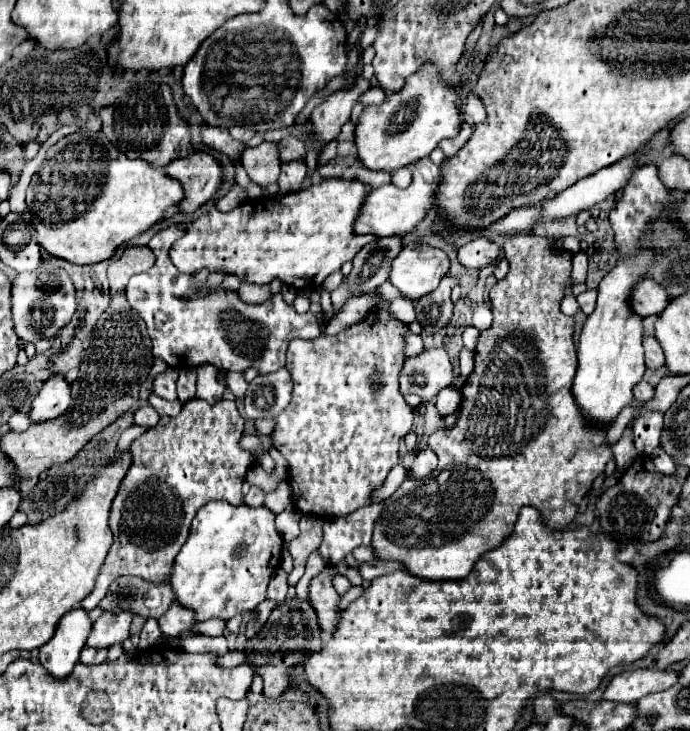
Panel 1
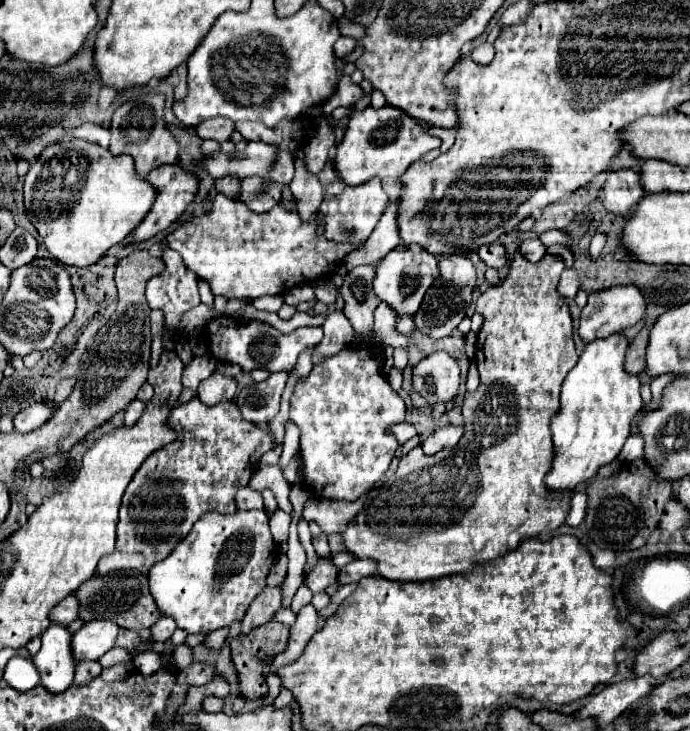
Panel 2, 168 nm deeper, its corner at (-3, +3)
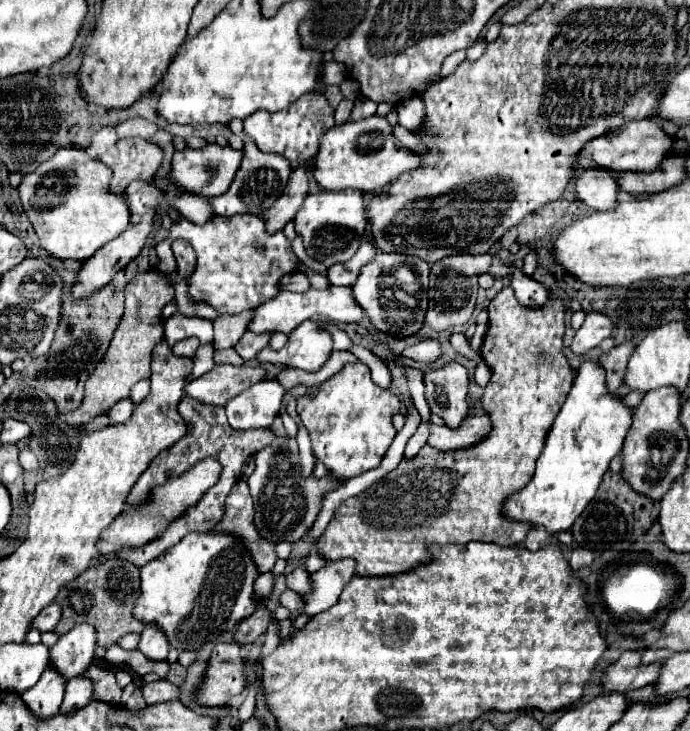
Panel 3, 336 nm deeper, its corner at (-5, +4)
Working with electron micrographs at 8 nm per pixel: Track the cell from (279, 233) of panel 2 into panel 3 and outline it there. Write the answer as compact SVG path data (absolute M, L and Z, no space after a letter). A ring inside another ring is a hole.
M251 213L241 215L213 215L205 225L195 225L187 219L181 219L171 227L167 239L155 245L159 263L157 267L163 271L173 271L173 251L171 243L175 239L185 239L193 245L197 253L197 267L191 275L189 293L199 301L207 301L219 313L237 315L249 309L255 309L259 303L273 299L279 293L281 277L301 269L299 259L291 249L291 241L285 237L283 229L269 233L265 229L265 219Z

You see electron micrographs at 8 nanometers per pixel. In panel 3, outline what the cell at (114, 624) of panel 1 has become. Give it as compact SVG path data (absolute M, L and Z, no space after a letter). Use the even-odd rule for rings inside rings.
M81 623L69 633L61 635L59 641L51 647L51 663L55 663L59 671L67 675L67 679L73 679L75 675L85 673L95 661L95 649L97 629L89 623Z

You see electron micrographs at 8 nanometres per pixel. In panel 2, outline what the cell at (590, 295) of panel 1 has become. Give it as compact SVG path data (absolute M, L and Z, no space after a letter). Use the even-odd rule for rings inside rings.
M623 286L623 288L609 288L609 290L601 290L589 296L587 306L581 310L581 322L579 322L579 336L585 344L623 332L625 328L637 324L645 314L645 302L643 302L643 294L633 288L633 286Z

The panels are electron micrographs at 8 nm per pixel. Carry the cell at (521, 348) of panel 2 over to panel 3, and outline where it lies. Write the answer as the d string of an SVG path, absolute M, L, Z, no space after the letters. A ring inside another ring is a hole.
M503 287L491 299L487 310L489 311L489 322L487 333L485 333L485 341L481 345L481 357L485 359L485 363L491 369L491 379L489 379L489 383L485 387L485 393L481 397L481 405L483 405L485 413L491 419L491 431L489 431L489 435L483 437L479 443L475 443L471 447L465 447L465 449L457 449L457 451L437 451L437 449L431 449L429 445L425 445L415 457L403 459L397 469L393 469L383 479L375 481L367 491L359 493L357 497L349 497L347 501L343 501L341 507L335 511L333 519L329 521L327 529L323 531L319 543L317 543L319 545L319 553L325 559L337 561L337 559L351 557L351 559L357 561L357 575L399 575L399 573L411 571L413 567L425 565L429 561L429 555L431 555L429 553L429 545L449 545L449 543L469 543L469 541L491 541L491 543L499 543L499 545L519 545L519 543L525 541L527 533L531 531L531 523L509 519L503 513L503 505L505 505L505 501L513 493L517 493L521 487L525 487L531 481L531 477L535 475L535 461L537 461L537 457L543 451L545 437L547 437L547 433L549 433L549 429L553 425L555 415L559 413L559 407L563 405L563 399L567 397L567 391L571 389L571 383L573 383L573 377L575 377L575 369L571 367L571 363L569 363L567 355L565 355L565 345L563 345L563 335L565 335L565 305L563 305L563 299L553 297L553 293L549 291L549 299L547 299L547 303L543 307L535 307L535 309L533 307L523 307L515 299L513 289L511 287Z

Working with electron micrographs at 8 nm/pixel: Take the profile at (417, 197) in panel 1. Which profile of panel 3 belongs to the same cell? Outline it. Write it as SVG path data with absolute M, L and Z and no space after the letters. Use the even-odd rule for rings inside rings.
M355 189L309 193L303 207L295 215L295 229L303 235L307 253L325 267L349 261L369 233L365 193Z

